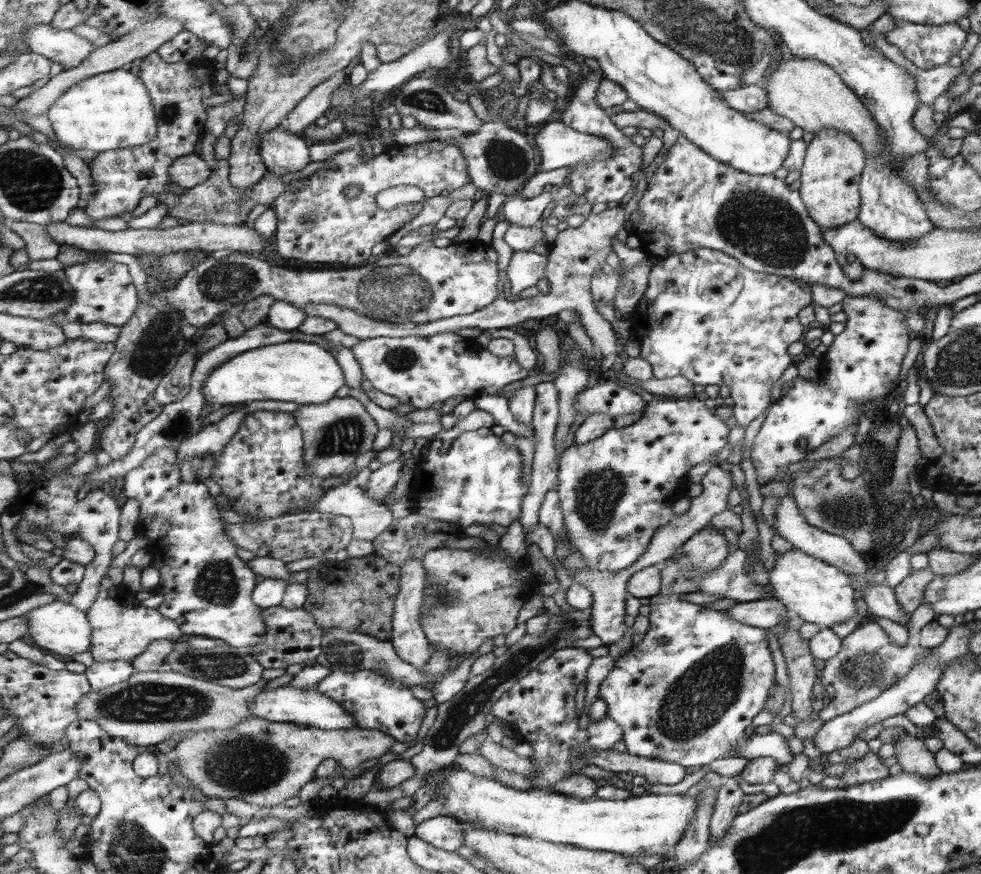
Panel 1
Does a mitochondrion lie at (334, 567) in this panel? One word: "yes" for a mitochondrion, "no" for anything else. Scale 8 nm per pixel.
no

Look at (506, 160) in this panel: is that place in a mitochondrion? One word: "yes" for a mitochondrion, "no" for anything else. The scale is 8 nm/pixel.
yes

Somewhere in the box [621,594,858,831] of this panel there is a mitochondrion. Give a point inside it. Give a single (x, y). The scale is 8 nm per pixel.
(697, 699)

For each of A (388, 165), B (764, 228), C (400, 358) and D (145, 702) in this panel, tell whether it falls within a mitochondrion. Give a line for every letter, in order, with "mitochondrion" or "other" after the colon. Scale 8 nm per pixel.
A: other
B: mitochondrion
C: mitochondrion
D: mitochondrion

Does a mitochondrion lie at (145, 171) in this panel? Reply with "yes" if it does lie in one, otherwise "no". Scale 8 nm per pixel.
yes

